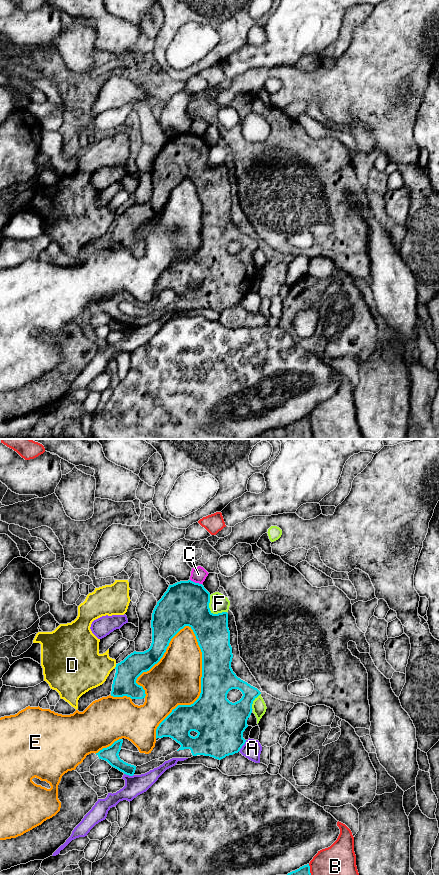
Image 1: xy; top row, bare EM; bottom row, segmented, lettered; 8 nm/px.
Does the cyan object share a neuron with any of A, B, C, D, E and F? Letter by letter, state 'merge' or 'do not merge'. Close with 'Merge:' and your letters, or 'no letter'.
A: do not merge
B: do not merge
C: do not merge
D: do not merge
E: do not merge
F: do not merge
Merge: no letter

